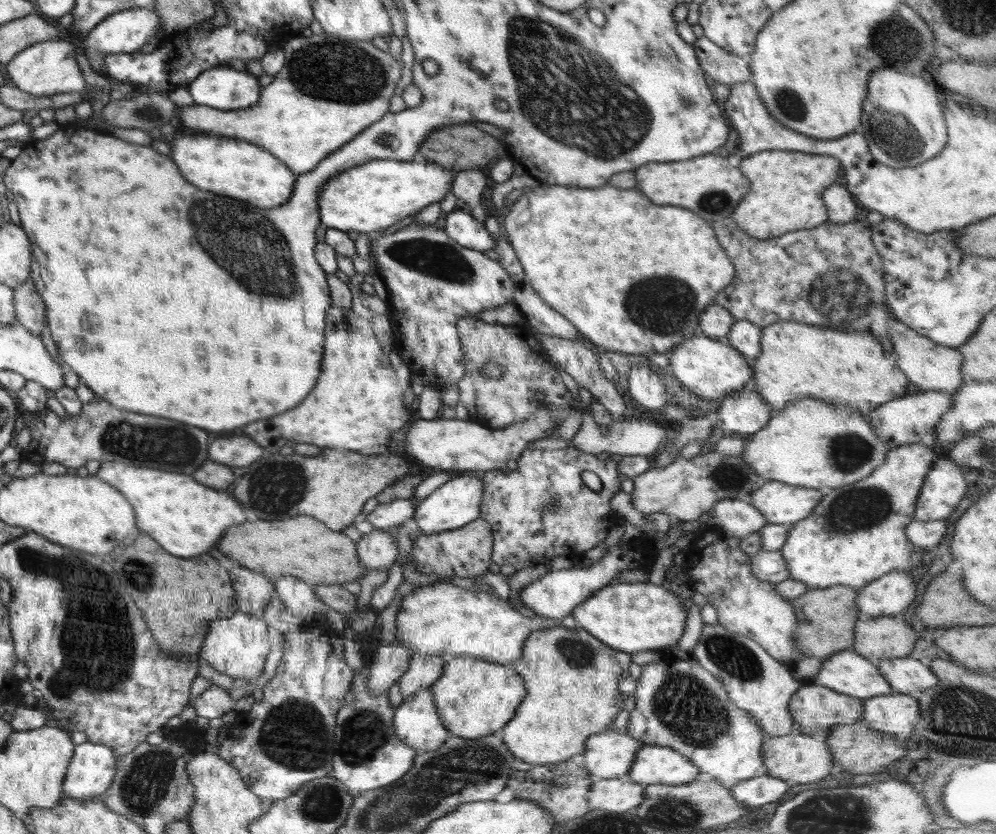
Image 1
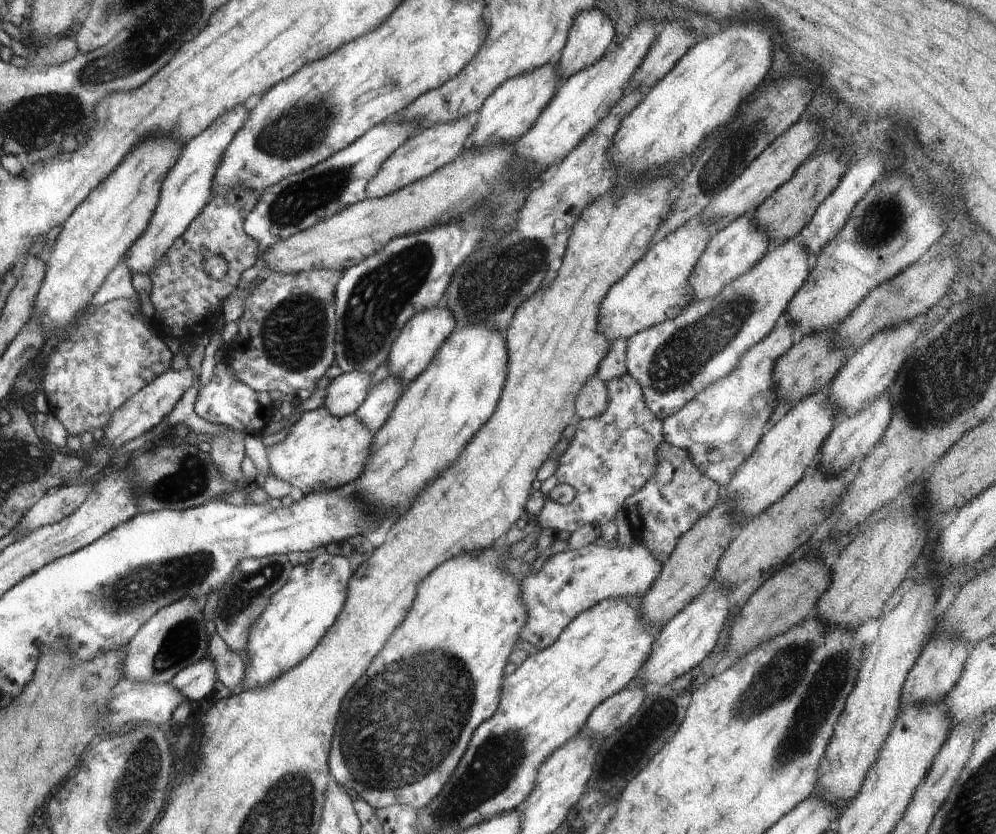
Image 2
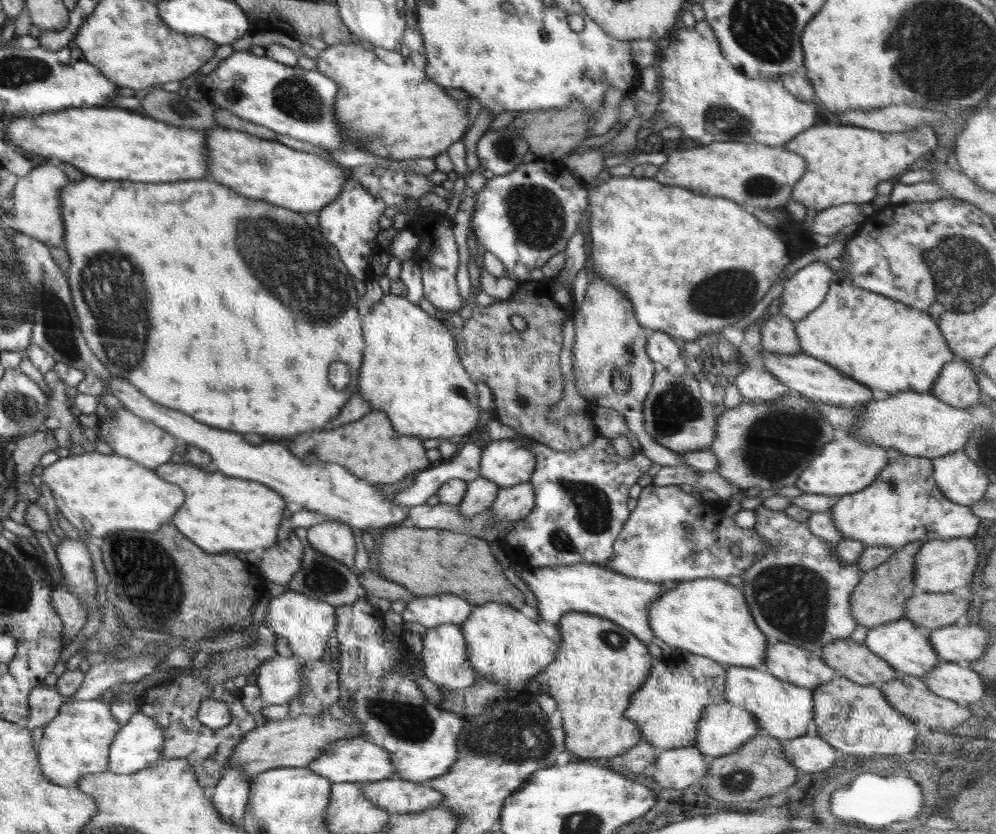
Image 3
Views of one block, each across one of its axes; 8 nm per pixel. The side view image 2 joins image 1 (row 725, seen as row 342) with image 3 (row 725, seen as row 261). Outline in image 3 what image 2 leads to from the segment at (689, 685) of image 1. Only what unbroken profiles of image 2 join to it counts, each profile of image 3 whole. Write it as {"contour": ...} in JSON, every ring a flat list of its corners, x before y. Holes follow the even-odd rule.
{"contour":[[726,666,725,701,745,708,758,719,758,727,762,733,783,739,793,739,806,733,806,728,813,719,813,692,786,681,782,681,768,670,759,667]]}

